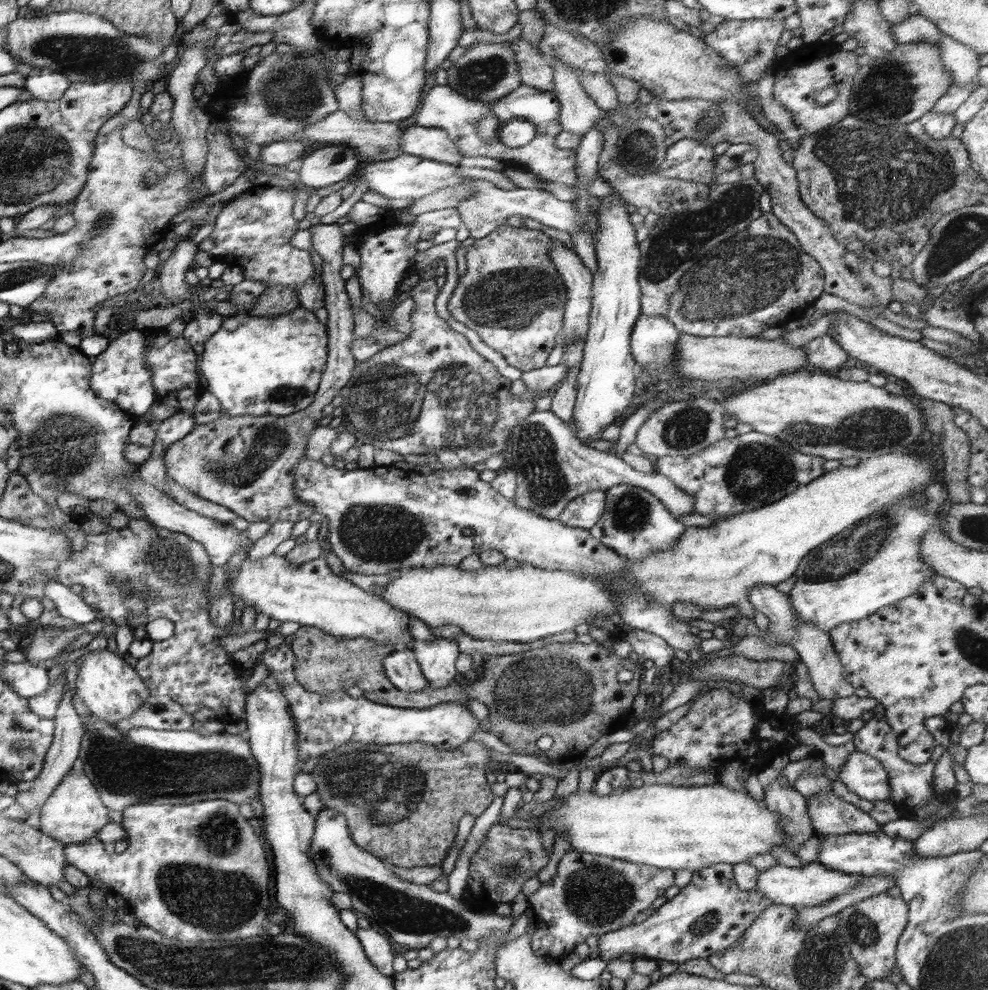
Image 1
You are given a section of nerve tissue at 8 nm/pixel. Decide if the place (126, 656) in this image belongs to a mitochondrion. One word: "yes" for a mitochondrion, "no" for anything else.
no

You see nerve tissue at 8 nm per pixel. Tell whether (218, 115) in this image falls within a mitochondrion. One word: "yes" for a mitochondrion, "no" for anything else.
no

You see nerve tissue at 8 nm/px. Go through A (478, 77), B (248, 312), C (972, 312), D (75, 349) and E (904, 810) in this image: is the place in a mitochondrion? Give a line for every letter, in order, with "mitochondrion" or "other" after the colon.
A: mitochondrion
B: other
C: other
D: other
E: other

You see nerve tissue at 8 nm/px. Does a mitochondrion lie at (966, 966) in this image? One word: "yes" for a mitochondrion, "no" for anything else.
yes

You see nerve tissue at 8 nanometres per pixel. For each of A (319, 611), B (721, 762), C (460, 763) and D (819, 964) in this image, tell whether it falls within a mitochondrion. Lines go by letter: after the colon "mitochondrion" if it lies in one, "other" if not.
A: other
B: other
C: other
D: mitochondrion

